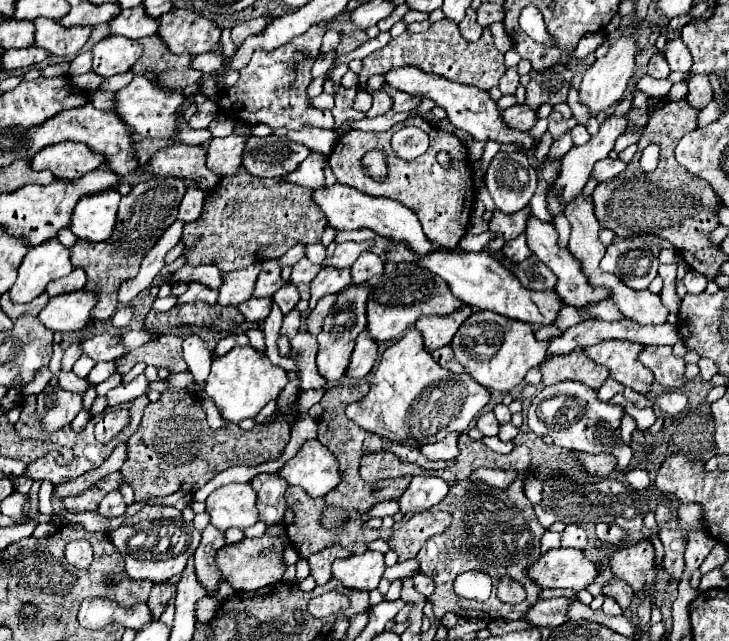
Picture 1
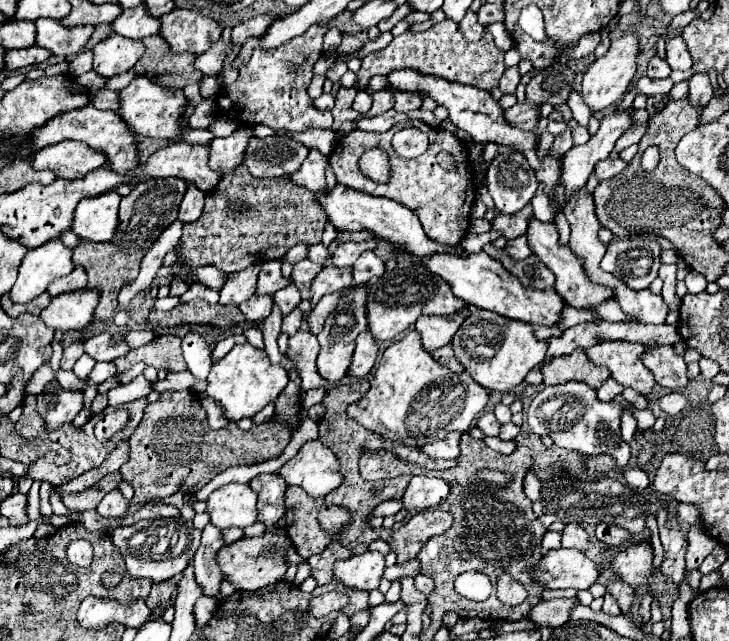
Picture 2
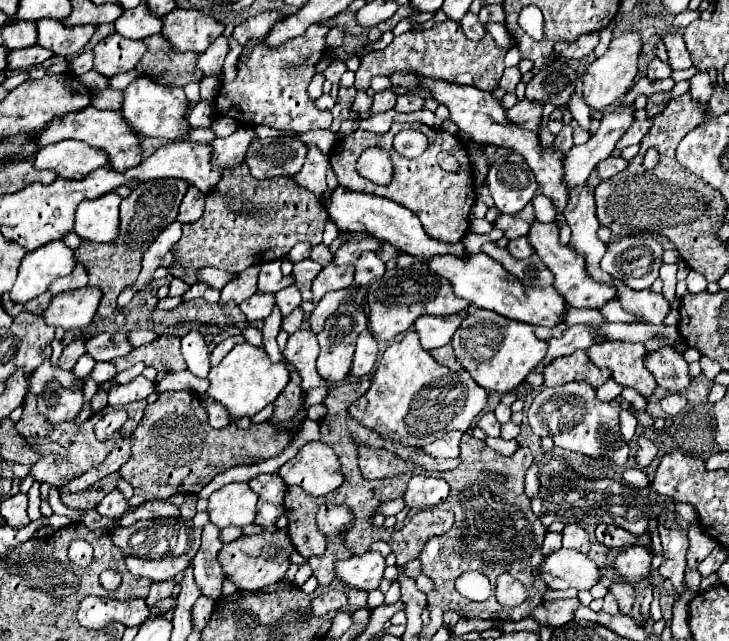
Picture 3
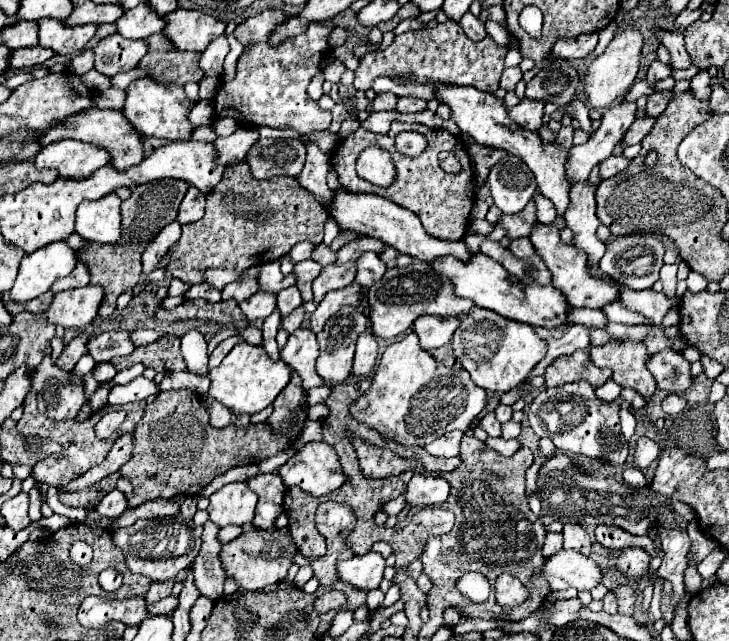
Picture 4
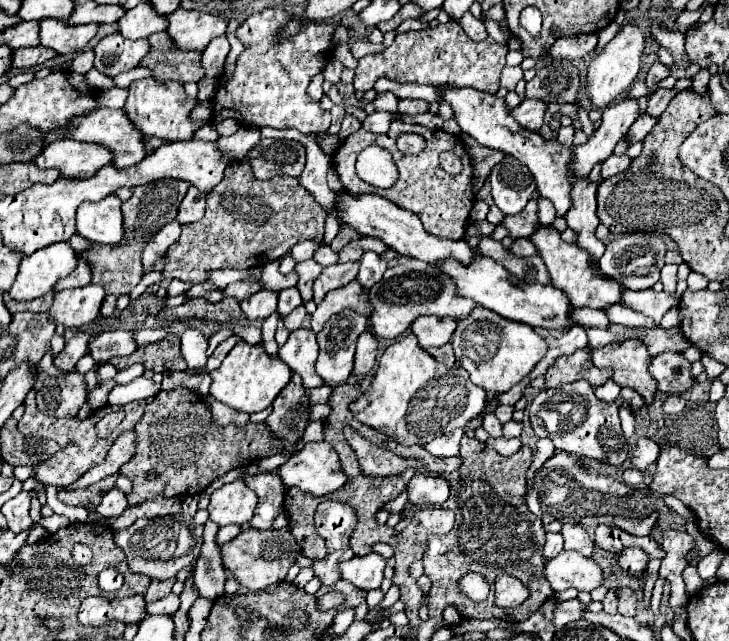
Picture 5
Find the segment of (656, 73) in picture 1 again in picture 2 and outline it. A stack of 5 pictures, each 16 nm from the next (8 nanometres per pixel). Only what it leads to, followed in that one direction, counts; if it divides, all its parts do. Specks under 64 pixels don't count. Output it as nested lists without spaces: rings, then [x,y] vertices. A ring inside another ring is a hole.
[[[658,54],[648,64],[648,76],[650,78],[668,78],[670,72],[672,70],[668,68],[668,63],[664,61],[664,58],[660,58]]]

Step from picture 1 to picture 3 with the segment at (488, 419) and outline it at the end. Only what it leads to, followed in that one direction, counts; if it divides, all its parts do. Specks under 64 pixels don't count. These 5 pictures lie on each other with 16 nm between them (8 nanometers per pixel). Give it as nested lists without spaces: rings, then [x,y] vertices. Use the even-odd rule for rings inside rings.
[[[486,412],[478,418],[478,428],[482,428],[488,436],[500,436],[500,422],[496,420],[494,412]]]

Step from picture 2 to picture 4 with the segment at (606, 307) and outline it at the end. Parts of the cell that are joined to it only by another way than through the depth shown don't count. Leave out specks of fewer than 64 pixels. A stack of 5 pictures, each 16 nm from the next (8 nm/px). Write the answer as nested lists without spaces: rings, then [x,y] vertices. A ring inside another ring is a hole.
[[[612,302],[612,304],[606,304],[602,308],[604,316],[608,318],[608,322],[626,322],[626,324],[644,324],[644,320],[640,320],[640,316],[634,316],[632,312],[624,310],[620,302]]]

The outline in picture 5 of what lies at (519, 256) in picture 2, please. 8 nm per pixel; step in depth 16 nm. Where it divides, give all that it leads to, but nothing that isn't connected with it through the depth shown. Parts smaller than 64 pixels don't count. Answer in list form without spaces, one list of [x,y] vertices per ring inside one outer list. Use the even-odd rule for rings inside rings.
[[[518,238],[518,240],[514,240],[512,246],[510,246],[510,250],[518,258],[526,258],[526,256],[534,256],[536,254],[536,248],[530,242],[530,238]]]

